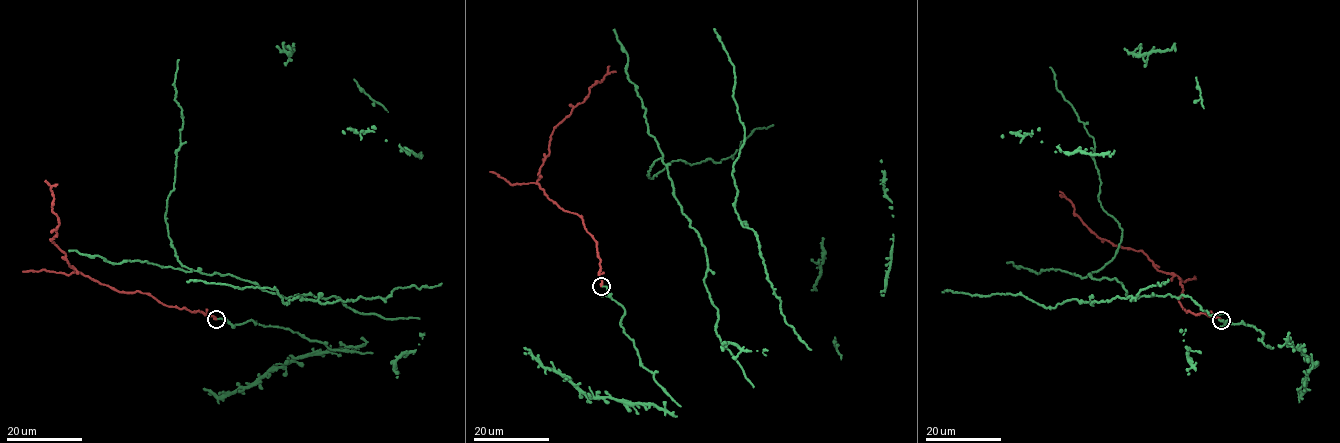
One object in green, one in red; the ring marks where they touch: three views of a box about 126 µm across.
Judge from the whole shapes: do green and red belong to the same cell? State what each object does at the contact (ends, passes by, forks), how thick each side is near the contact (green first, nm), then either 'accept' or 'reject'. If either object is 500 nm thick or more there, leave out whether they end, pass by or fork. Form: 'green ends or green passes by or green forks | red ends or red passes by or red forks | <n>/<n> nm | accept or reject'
green ends | red ends | 150/360 nm | accept

